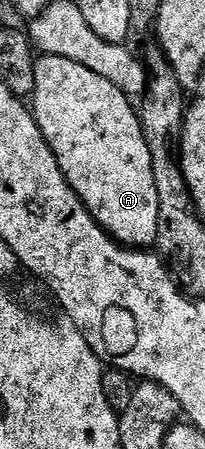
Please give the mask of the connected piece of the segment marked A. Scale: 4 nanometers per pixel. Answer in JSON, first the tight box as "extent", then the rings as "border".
{"extent":[31,54,159,248],"border":[[[41,54],[34,64],[31,113],[69,187],[80,196],[93,219],[126,248],[152,247],[157,241],[159,192],[155,188],[155,171],[151,168],[151,148],[131,98],[83,64],[64,59],[63,56]]]}

